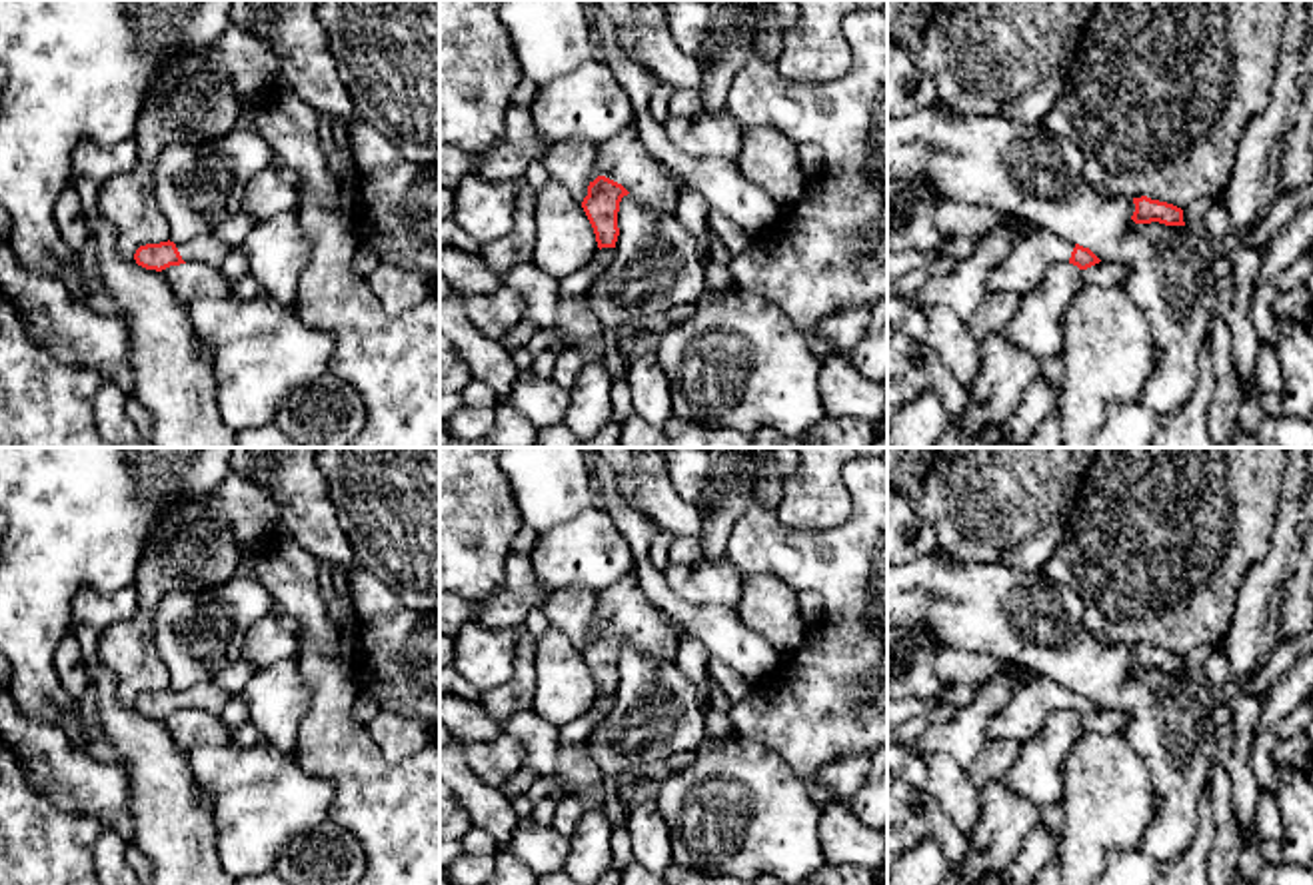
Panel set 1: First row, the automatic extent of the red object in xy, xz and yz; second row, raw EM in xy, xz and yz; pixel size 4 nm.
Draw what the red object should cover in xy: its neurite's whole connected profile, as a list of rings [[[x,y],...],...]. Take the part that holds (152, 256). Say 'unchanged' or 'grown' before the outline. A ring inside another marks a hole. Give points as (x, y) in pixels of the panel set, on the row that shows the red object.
grown; [[[212,232],[192,238],[184,244],[160,242],[140,246],[134,254],[138,266],[162,272],[180,264],[206,264],[220,268],[230,248]]]

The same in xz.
grown; [[[634,120],[598,148],[598,178],[582,202],[600,250],[616,248],[620,202],[628,194],[648,212],[675,212],[671,172],[646,150]]]

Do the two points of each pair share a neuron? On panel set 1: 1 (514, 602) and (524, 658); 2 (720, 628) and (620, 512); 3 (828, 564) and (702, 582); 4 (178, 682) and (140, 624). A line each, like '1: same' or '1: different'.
1: different
2: same
3: different
4: different

